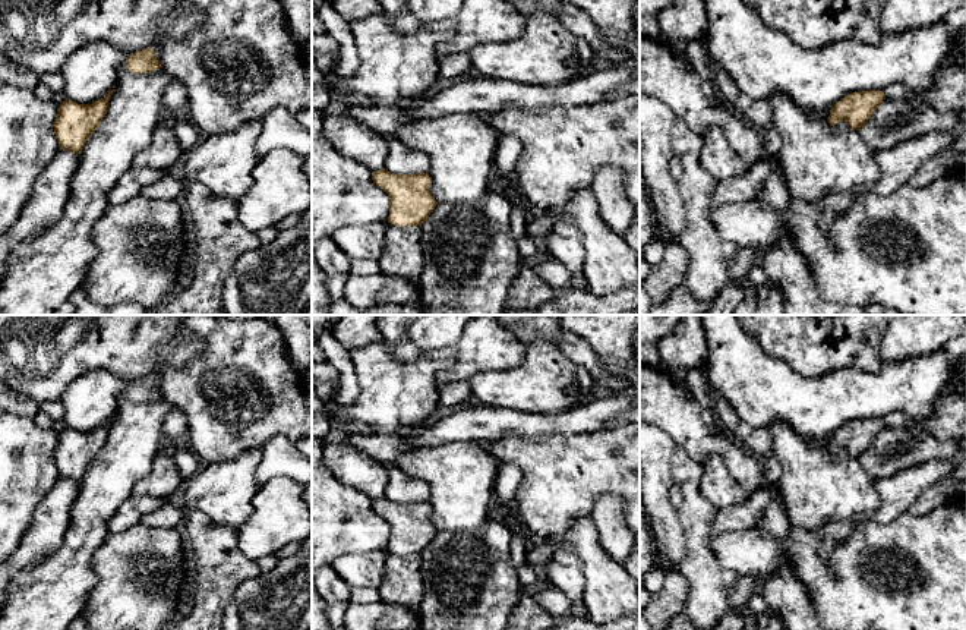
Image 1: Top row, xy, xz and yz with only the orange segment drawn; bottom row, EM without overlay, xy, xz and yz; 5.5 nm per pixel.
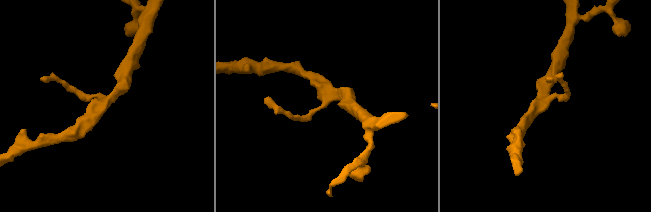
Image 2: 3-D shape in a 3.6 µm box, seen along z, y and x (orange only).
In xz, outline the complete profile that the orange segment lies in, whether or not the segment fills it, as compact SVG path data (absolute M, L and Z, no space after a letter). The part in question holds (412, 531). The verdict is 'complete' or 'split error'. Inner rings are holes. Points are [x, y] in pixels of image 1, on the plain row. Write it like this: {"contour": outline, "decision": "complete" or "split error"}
{"contour": "M381 497L372 500L372 508L389 523L389 552L422 554L439 532L429 519L432 507L427 501L401 504Z", "decision": "complete"}

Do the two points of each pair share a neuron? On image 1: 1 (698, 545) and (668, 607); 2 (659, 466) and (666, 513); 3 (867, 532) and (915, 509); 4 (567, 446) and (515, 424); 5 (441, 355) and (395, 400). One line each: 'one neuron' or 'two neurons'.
1: two neurons
2: one neuron
3: two neurons
4: two neurons
5: two neurons

